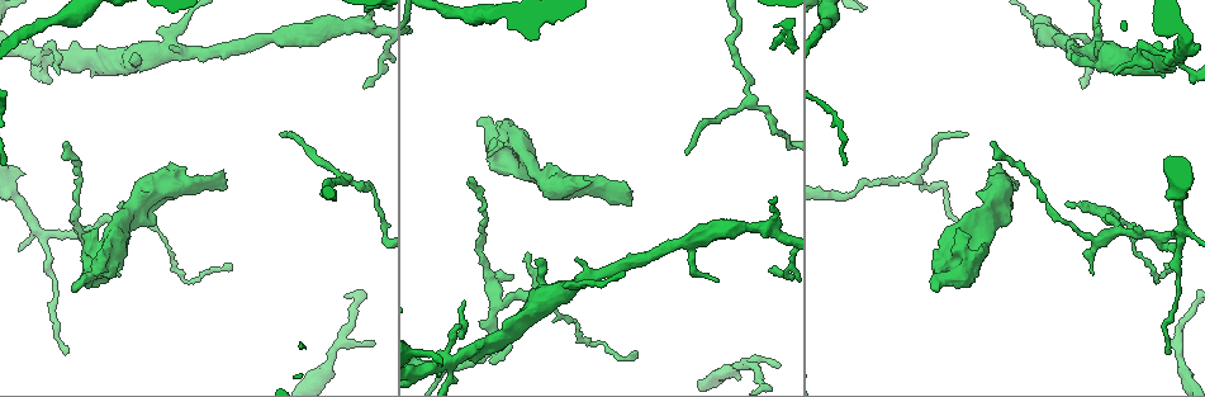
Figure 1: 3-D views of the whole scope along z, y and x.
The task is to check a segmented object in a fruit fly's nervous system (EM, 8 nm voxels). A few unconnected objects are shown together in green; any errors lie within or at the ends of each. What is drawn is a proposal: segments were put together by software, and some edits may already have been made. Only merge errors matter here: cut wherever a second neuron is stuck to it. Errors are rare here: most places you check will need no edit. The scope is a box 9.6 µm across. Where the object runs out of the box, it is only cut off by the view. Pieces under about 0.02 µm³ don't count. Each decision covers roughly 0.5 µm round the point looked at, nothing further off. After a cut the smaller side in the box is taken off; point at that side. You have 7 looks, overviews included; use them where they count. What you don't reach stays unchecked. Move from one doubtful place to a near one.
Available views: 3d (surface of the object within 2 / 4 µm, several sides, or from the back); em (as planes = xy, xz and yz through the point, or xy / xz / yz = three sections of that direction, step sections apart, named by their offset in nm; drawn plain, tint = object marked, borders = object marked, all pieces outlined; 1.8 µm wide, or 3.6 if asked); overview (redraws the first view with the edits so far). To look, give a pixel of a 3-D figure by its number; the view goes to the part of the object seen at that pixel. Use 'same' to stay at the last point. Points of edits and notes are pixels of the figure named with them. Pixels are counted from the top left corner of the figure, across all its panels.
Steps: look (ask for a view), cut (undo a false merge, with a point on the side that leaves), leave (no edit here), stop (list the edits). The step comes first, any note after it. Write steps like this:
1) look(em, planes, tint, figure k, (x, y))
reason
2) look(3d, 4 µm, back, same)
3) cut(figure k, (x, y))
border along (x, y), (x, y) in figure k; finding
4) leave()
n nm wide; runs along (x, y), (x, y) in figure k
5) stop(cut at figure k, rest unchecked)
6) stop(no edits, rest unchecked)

look(em, yz, step 4, tint, figure 1, (1177, 53))
calibre changes

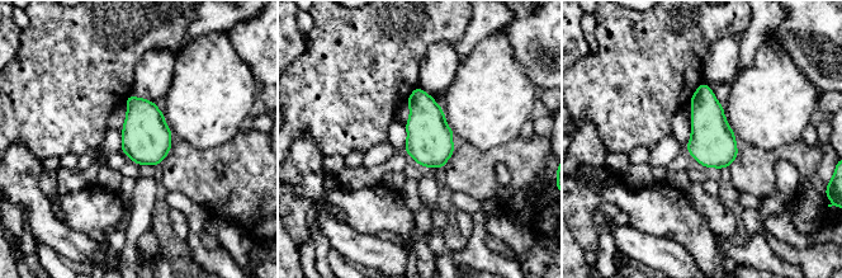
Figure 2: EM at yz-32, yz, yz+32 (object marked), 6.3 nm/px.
look(em, planes, tint, same)

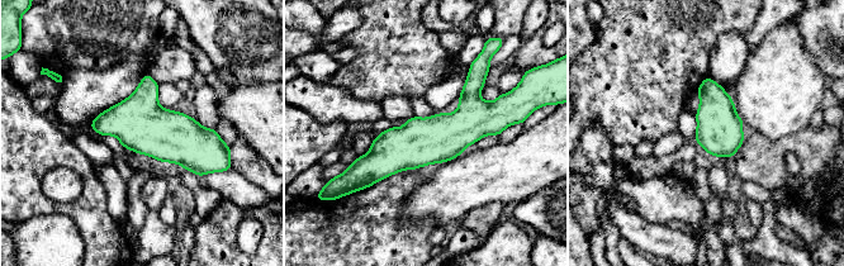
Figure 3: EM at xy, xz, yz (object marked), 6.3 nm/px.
leave()
one neuron here

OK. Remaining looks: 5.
look(3d, 2 µm, figure 1, (1182, 233))
four arms meet

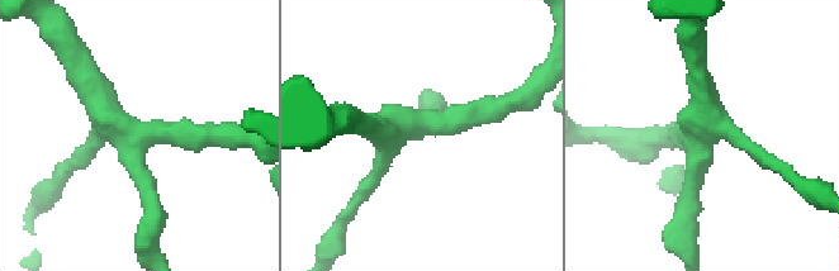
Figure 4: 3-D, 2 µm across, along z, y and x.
look(em, planes, plain, figure 4, (135, 132))
4 arms

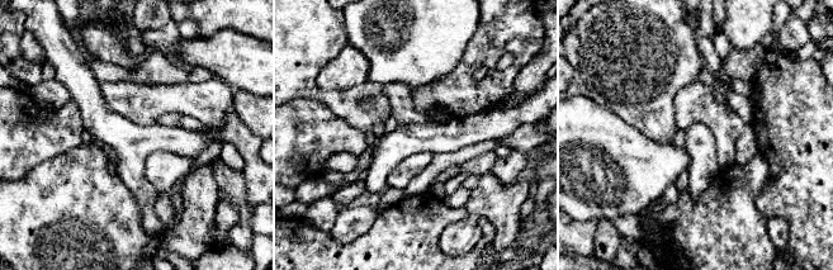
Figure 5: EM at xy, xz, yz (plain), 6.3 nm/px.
look(em, planes, tint, same)

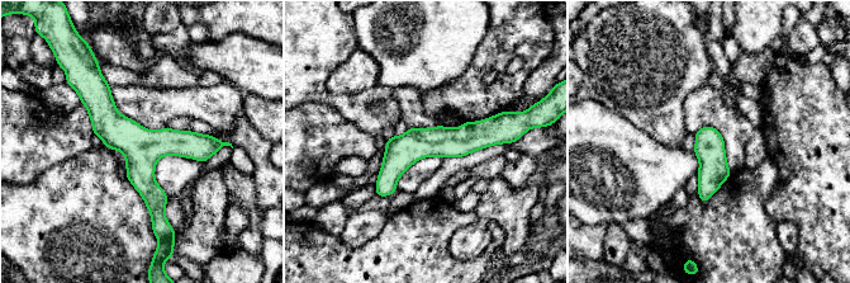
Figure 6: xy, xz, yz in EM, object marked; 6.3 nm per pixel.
leave()
runs along (84, 94), (137, 144), (218, 145) in figure 6; continuous, no second neuron

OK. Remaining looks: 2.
look(3d, 2 µm, figure 1, (1107, 217))
branch point

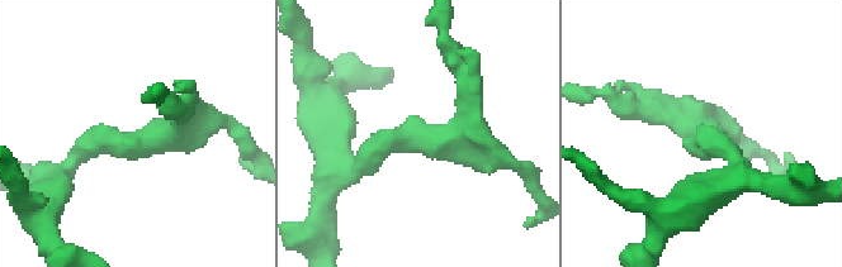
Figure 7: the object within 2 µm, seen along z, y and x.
look(em, planes, tint, figure 7, (452, 139))
need the tissue

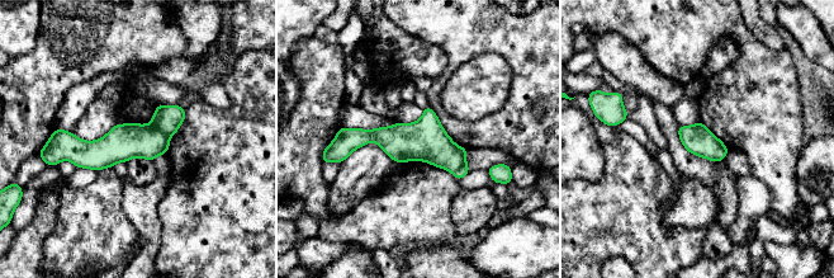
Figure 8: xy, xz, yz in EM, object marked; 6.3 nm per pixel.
leave()
190 nm wide; runs along (342, 135), (427, 141), (464, 170) in figure 8; one neuron here

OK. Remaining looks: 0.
stop(no edits, rest unchecked)

